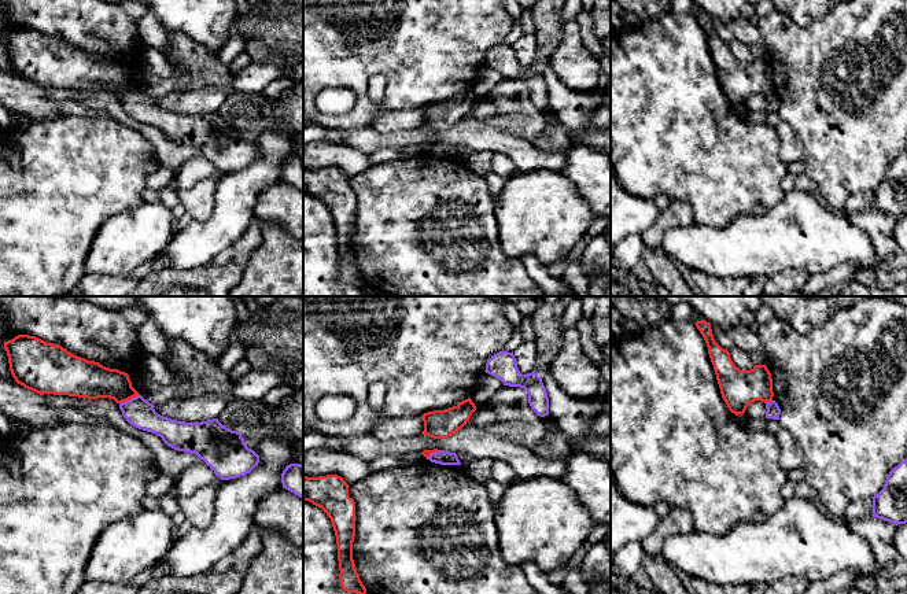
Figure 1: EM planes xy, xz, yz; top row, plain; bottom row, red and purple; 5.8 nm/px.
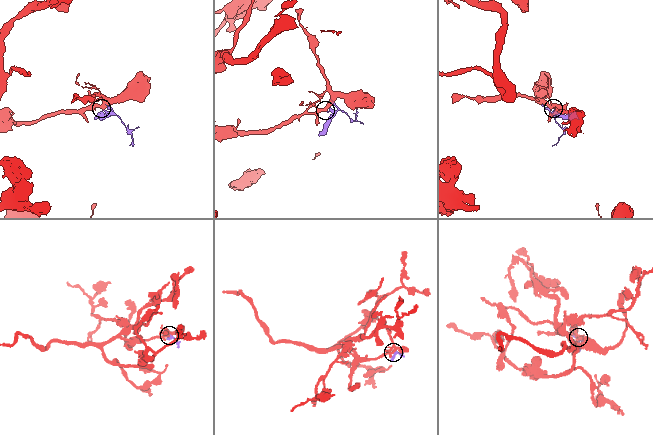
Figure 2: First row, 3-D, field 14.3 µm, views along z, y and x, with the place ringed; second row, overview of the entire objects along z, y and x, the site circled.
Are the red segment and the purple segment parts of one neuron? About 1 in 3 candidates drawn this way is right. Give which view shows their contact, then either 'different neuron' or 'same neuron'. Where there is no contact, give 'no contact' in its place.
contact in xy; different neuron

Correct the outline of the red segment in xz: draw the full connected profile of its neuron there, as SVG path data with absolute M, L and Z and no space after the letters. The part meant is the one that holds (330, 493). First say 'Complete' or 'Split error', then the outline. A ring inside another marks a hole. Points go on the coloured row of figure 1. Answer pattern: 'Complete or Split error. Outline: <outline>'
Complete. Outline: M338 475L303 476L303 501L321 508L331 519L338 545L340 587L347 593L366 594L353 560L355 502L349 497L349 487Z

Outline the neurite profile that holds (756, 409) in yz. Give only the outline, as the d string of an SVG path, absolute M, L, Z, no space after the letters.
M755 401L752 402L746 410L745 410L745 414L749 417L749 418L763 418L766 417L766 403L762 402L762 401Z

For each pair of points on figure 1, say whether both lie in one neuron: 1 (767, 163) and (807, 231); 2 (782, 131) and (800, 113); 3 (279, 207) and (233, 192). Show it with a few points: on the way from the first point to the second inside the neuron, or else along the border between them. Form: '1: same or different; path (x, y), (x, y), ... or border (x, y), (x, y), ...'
1: different; border (785, 192), (771, 209), (760, 214)
2: different; border (782, 120), (793, 129), (804, 152)
3: different; border (281, 180), (268, 185), (258, 195), (253, 216)

